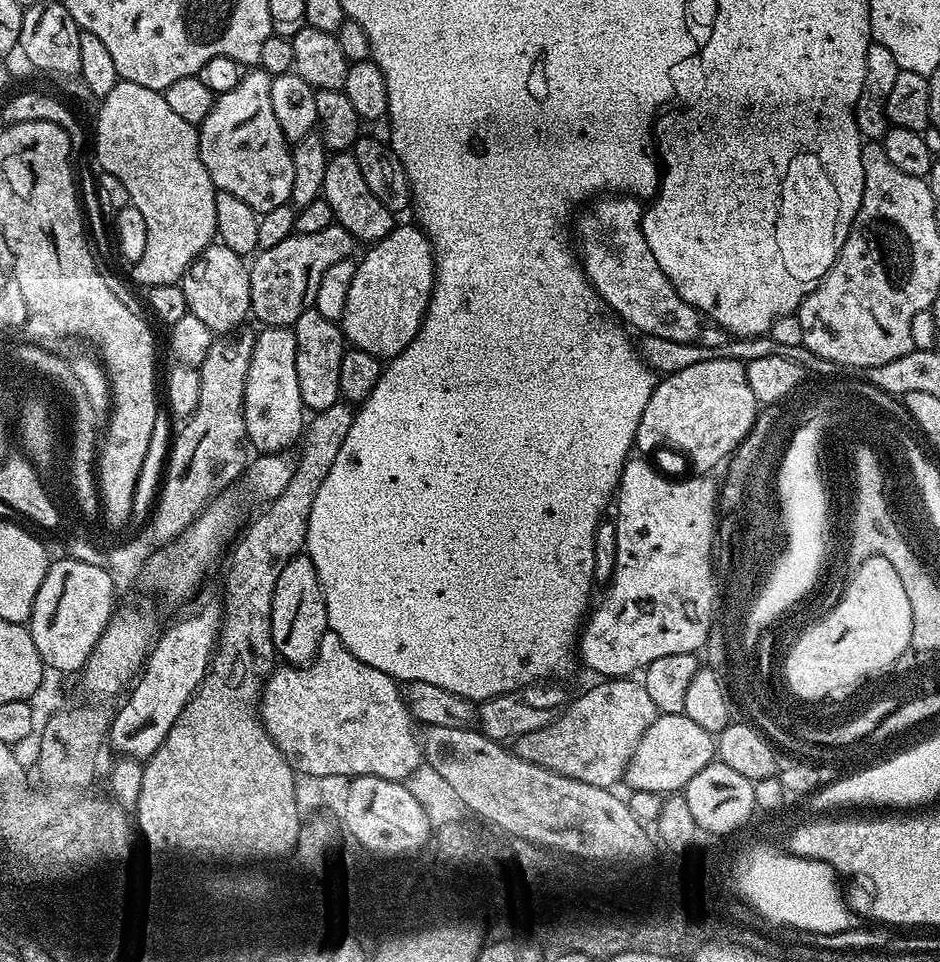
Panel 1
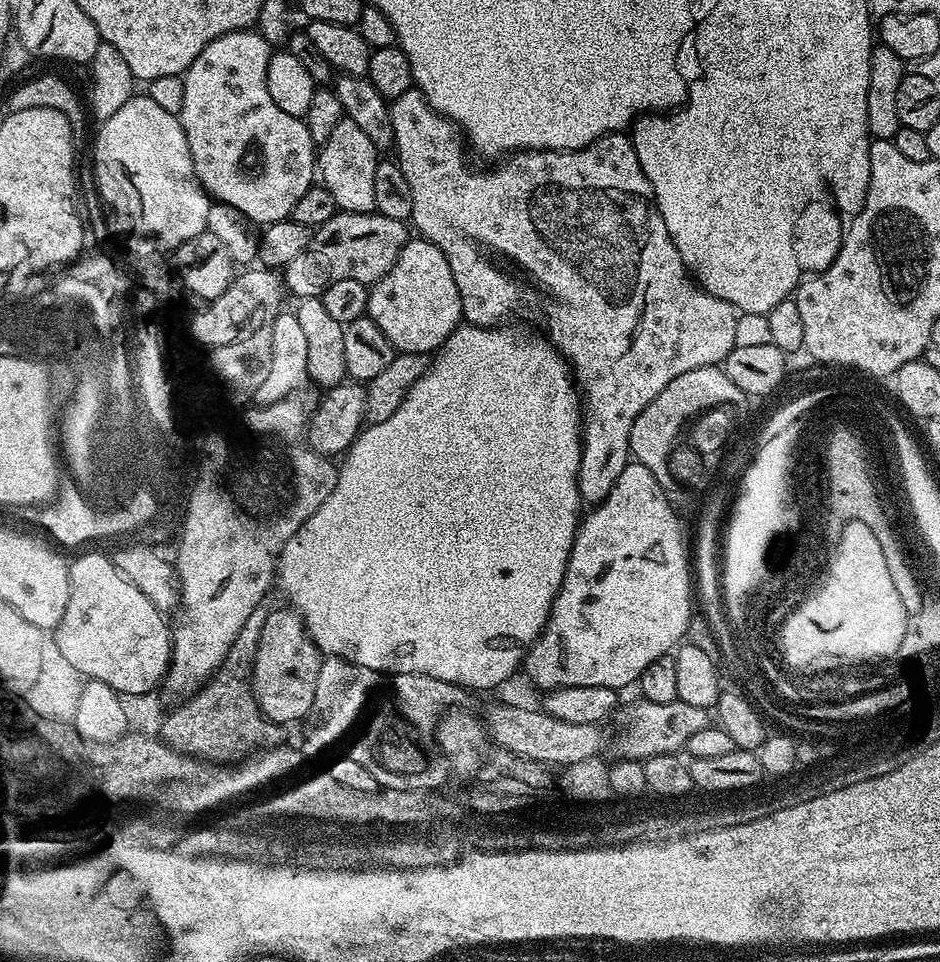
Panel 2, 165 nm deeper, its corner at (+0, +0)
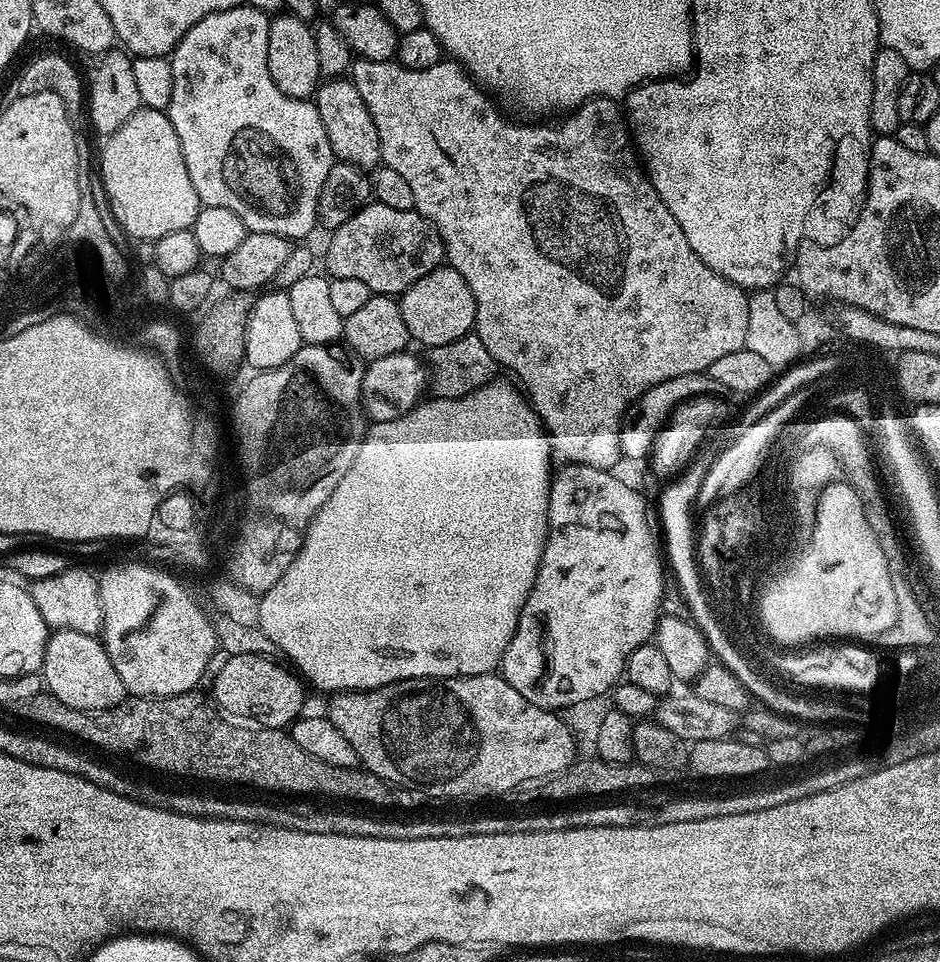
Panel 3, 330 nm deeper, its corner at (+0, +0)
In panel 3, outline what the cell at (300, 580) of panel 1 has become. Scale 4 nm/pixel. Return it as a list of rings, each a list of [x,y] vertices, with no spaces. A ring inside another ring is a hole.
[[[238,654],[228,656],[225,661],[217,670],[210,691],[211,699],[221,712],[262,728],[287,729],[305,711],[305,685],[295,671],[287,667],[284,669],[279,659],[258,654]]]

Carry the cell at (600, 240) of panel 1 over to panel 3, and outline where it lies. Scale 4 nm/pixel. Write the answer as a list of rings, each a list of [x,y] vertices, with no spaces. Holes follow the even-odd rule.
[[[356,58],[352,61],[350,78],[354,86],[358,86],[358,94],[362,94],[370,118],[374,118],[382,164],[392,167],[405,178],[413,195],[415,211],[440,235],[447,263],[466,278],[466,286],[470,286],[470,294],[474,294],[474,334],[482,338],[482,344],[490,350],[497,365],[504,367],[505,364],[524,383],[523,391],[557,457],[562,456],[563,461],[572,464],[594,466],[603,472],[615,469],[615,464],[622,460],[620,418],[634,400],[658,382],[691,372],[707,373],[710,365],[718,362],[722,354],[734,354],[734,350],[744,347],[749,293],[710,270],[710,266],[694,254],[690,242],[686,242],[686,234],[682,234],[682,226],[678,226],[678,218],[674,218],[648,179],[648,173],[634,151],[621,105],[615,99],[594,96],[571,109],[561,119],[565,119],[561,124],[519,124],[516,120],[507,120],[496,109],[491,100],[493,97],[469,76],[468,69],[451,58],[441,58],[434,66],[426,66],[426,70],[403,68],[395,59],[374,62]]]

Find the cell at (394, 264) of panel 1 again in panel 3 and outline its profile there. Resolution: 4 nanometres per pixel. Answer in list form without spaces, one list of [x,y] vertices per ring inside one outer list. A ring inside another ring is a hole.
[[[441,266],[430,270],[414,286],[410,286],[399,297],[402,310],[402,322],[406,322],[406,330],[413,341],[425,344],[431,350],[438,346],[446,346],[458,338],[469,335],[476,323],[476,307],[474,294],[470,294],[470,286],[466,286],[466,278],[458,274],[450,266]]]

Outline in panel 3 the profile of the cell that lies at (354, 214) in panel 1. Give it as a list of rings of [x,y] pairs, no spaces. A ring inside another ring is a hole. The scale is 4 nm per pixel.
[[[351,78],[325,79],[314,93],[314,103],[322,126],[326,126],[326,138],[330,138],[330,150],[337,161],[365,170],[375,169],[381,163],[374,118],[370,118],[370,110],[366,110],[366,102],[362,102],[362,94],[358,94],[358,86],[354,86]]]

